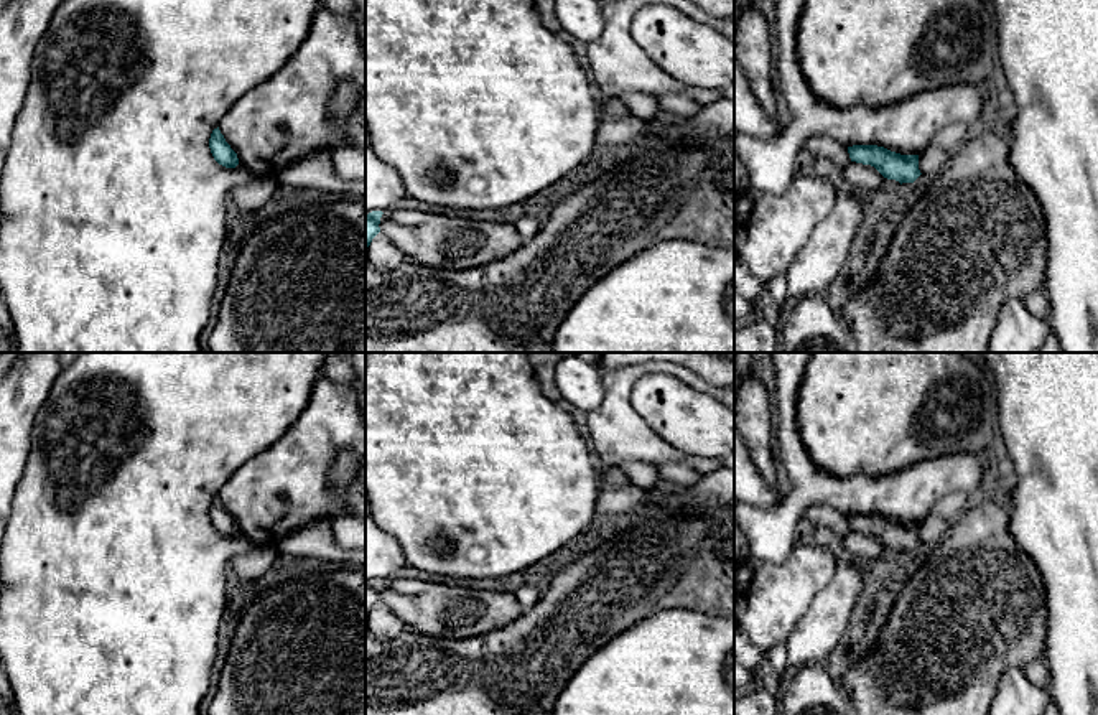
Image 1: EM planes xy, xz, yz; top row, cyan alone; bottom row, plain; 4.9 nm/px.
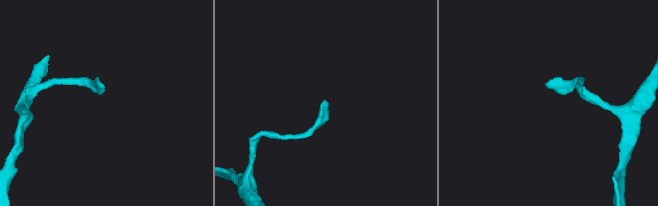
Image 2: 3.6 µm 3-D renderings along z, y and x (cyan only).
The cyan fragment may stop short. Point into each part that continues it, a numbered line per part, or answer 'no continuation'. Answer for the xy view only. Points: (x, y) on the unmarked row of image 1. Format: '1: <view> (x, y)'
no continuation

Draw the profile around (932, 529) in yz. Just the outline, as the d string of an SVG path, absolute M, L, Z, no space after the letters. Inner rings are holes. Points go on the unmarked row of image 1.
M930 512L919 524L919 539L920 539L922 544L933 547L947 535L950 527L951 526L943 517Z

